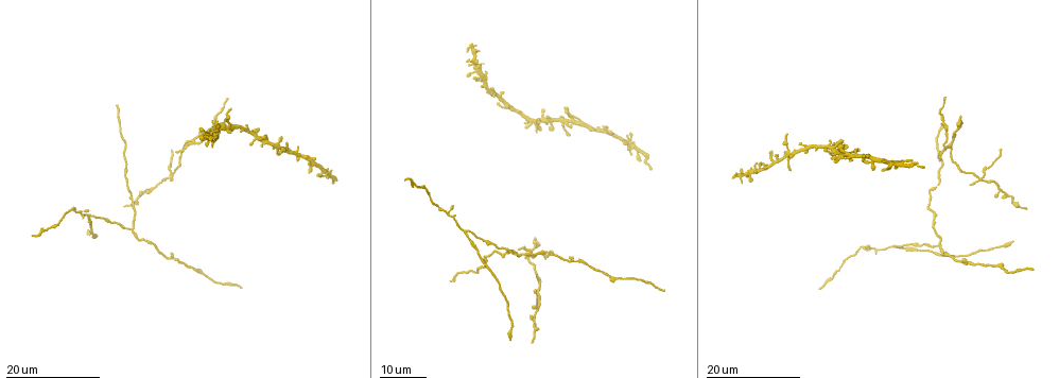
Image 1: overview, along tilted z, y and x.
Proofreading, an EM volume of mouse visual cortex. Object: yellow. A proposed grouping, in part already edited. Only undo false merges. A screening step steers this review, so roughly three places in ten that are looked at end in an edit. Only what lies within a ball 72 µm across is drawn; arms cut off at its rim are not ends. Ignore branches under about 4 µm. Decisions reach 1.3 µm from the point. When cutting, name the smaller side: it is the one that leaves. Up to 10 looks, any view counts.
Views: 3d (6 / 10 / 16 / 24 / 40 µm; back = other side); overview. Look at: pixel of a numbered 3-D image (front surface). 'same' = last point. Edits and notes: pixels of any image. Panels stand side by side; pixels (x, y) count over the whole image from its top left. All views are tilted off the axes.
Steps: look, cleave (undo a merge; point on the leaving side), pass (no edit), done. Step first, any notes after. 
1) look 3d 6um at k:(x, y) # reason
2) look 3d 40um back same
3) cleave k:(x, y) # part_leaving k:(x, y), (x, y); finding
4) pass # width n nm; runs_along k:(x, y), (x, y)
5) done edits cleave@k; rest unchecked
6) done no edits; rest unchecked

look 3d 24um at 1:(608, 273) # sudden change in width

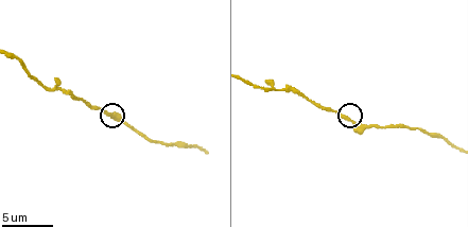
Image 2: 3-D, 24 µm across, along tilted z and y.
look 3d 6um at 2:(108, 113)

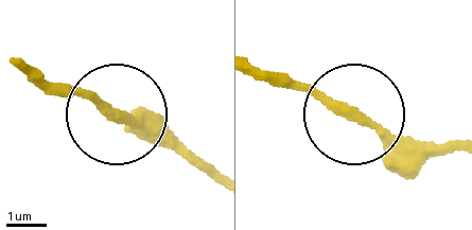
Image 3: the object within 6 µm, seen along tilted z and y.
pass # width 230 nm; runs_along 3:(258, 66), (441, 153); one cell here

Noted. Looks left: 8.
look 3d 24um at 1:(519, 256) # three-way junction

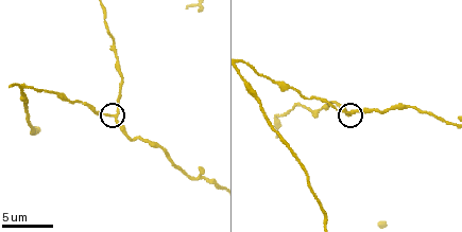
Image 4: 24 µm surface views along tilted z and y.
look 3d 10um at 4:(115, 115)

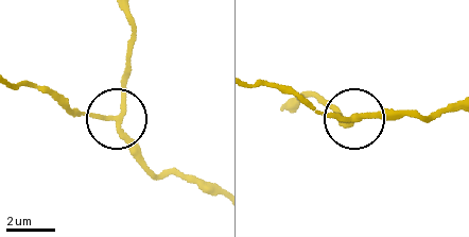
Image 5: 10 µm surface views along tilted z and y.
pass # width 190 nm; continuous, no second cell

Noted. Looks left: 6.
look 3d 16um at 1:(860, 247) # thick turns thin

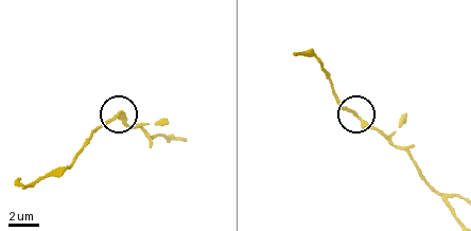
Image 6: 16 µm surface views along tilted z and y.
look 3d 10um at 6:(354, 113) # zoom in

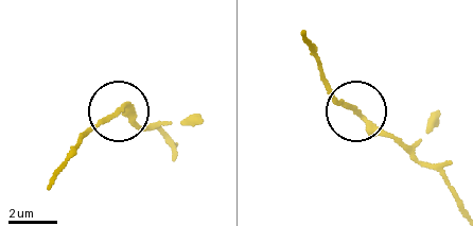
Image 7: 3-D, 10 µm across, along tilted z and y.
pass # continuous, no second cell

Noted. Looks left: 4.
look 3d 6um at 4:(319, 109) # a narrow waist

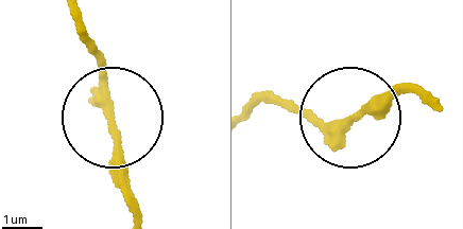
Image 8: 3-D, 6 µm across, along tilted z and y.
pass # one cell here

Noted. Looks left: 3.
look 3d 10um at 4:(21, 84) # three arms meet

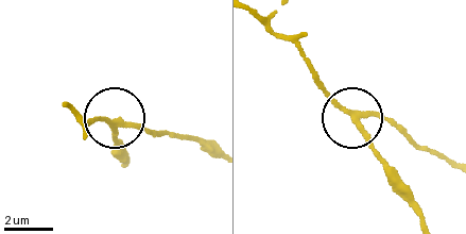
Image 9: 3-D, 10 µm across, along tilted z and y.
look 3d 10um back at 9:(115, 122)

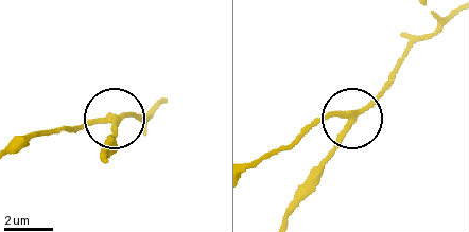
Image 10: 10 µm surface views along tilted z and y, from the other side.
cleave 10:(117, 134) # part_leaving 10:(353, 113), (312, 192), (289, 215); two cells meet here

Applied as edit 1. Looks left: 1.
done edits cleave@10; rest unchecked

